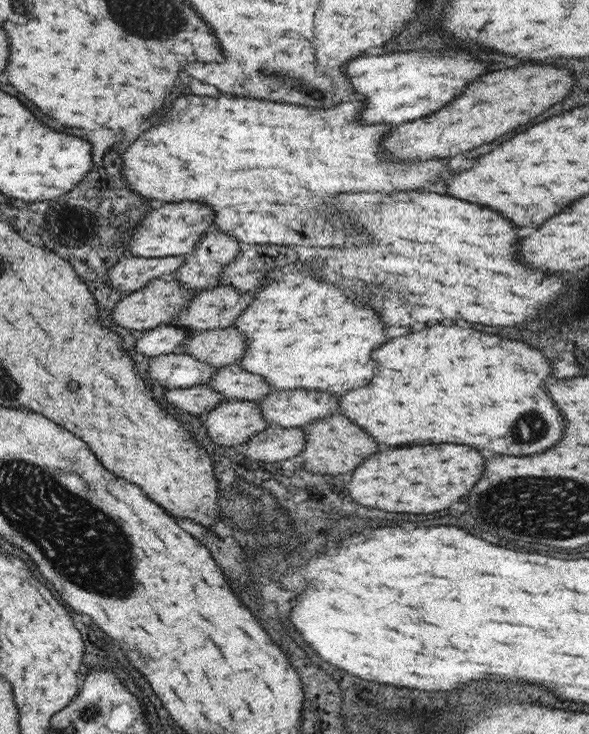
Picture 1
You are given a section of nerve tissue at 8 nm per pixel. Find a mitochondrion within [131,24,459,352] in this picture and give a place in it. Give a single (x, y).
(297, 82)

